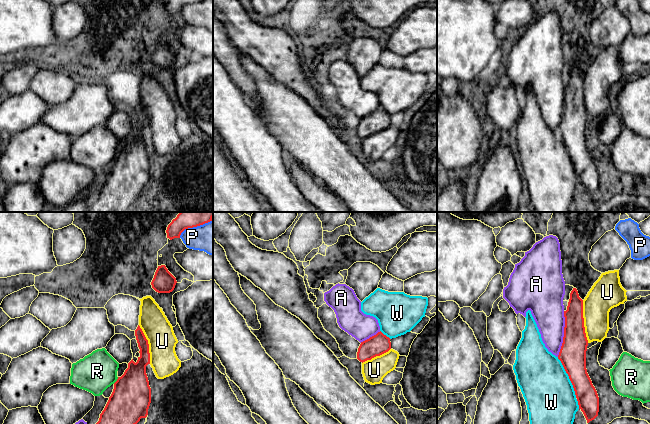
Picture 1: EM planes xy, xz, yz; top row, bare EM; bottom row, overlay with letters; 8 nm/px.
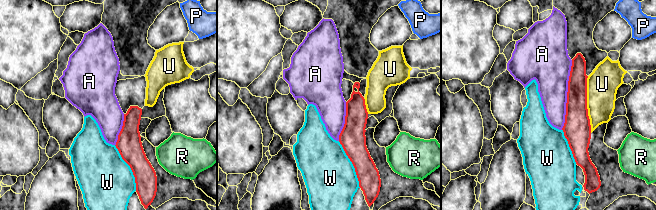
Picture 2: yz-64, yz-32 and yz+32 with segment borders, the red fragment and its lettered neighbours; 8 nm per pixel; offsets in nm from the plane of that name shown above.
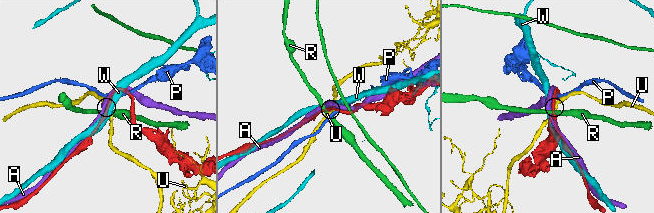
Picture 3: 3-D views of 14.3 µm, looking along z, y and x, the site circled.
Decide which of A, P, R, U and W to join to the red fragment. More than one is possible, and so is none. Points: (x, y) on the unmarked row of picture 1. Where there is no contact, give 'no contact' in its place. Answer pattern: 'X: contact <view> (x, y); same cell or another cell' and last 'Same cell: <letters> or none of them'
A: contact yz (564, 110); another cell
P: contact xy (190, 3); another cell
R: contact xy (117, 156); another cell
U: contact yz (583, 97); another cell
W: contact yz (569, 153); another cell
Same cell: none of them

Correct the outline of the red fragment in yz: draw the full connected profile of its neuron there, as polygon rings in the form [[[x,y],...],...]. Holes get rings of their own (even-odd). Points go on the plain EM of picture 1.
[[[576,64],[570,69],[564,93],[564,113],[558,135],[573,161],[579,185],[589,199],[598,192],[599,173],[586,145],[588,116],[584,103],[583,76]]]

